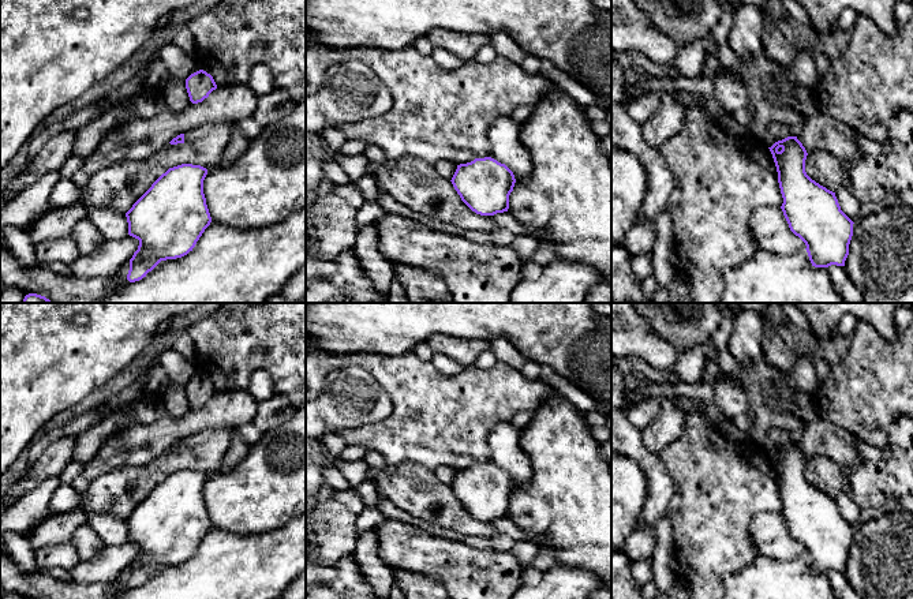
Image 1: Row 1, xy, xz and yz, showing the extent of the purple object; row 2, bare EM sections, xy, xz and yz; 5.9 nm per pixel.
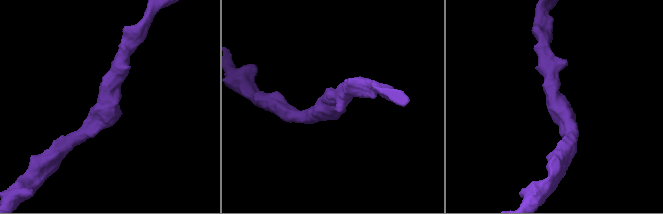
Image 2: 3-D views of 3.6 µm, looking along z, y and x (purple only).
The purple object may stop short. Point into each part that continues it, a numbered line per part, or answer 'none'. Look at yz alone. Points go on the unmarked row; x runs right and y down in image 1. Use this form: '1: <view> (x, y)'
none

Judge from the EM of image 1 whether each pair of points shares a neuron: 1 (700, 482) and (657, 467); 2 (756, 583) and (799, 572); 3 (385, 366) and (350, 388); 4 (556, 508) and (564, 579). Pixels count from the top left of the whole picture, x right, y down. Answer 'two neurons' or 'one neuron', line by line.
1: two neurons
2: one neuron
3: two neurons
4: two neurons

